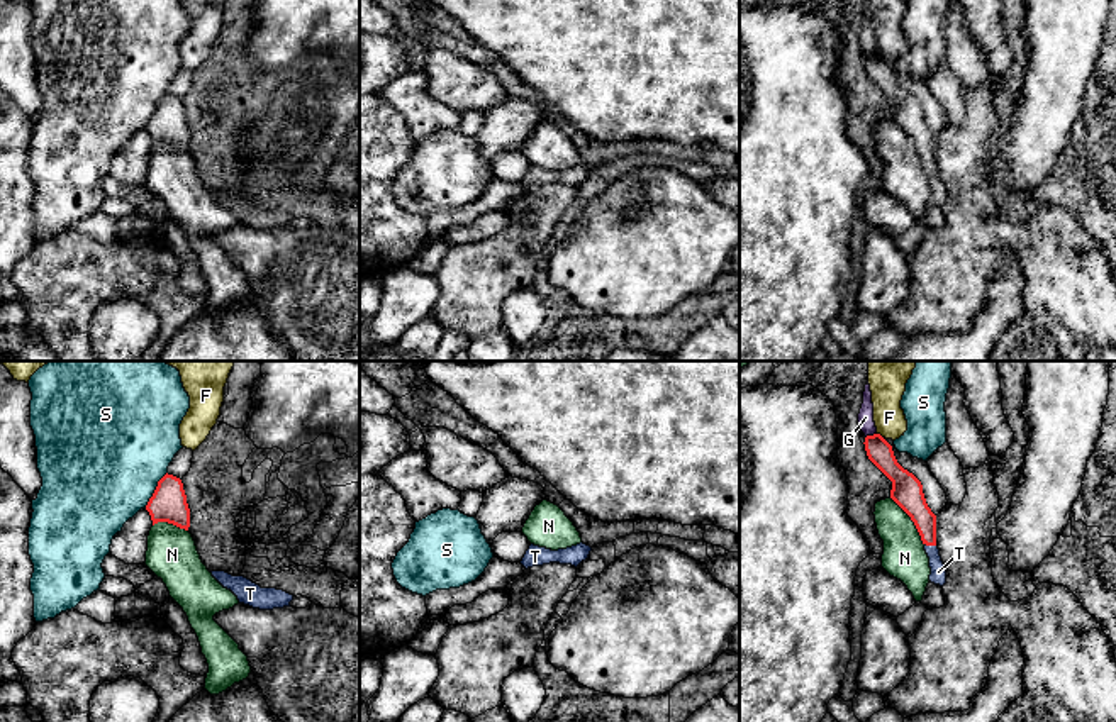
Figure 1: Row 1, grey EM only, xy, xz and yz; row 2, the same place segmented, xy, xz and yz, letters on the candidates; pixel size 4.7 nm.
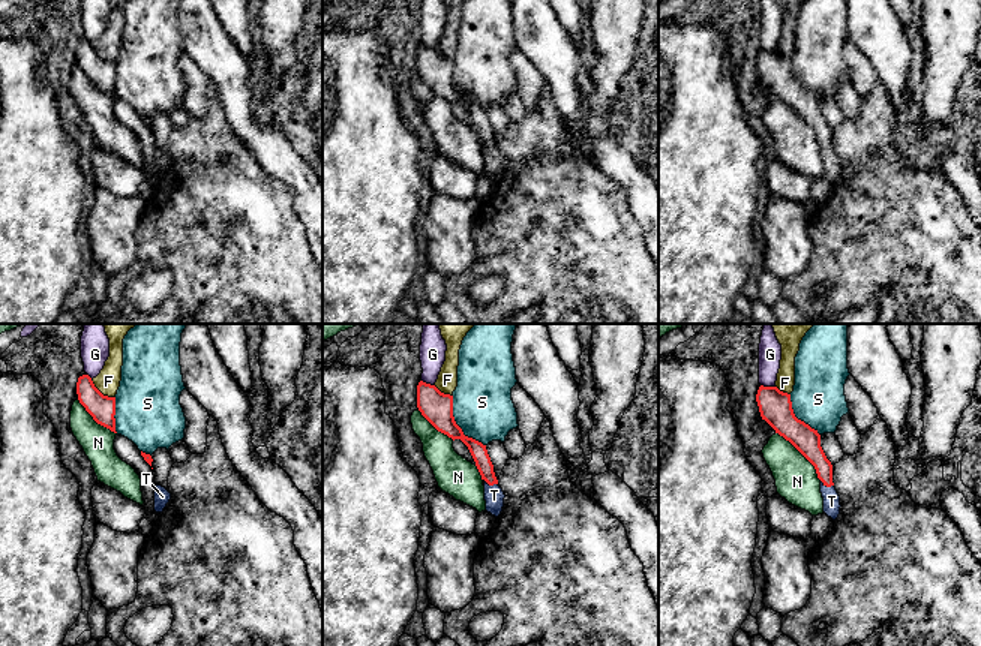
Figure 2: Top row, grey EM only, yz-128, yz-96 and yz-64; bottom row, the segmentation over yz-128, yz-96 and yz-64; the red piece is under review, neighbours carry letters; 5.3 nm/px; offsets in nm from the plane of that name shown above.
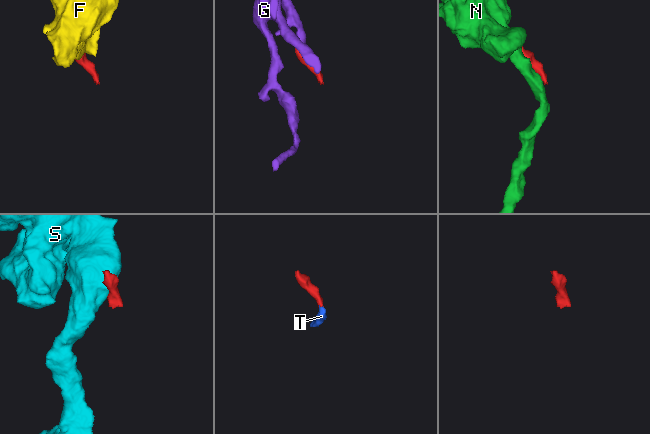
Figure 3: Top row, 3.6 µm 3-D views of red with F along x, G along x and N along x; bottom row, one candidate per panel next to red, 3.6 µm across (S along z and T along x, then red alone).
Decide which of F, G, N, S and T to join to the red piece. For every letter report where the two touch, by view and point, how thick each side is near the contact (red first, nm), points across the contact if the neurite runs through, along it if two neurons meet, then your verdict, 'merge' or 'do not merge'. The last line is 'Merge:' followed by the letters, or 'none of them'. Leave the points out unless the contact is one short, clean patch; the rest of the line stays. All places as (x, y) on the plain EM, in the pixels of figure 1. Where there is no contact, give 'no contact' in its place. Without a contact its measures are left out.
F: contact yz (881, 56); calibres 120 and 150 nm; border yz (877, 53), (882, 58); do not merge
G: contact yz (869, 56); calibres 120 and 80 nm; border yz (874, 53), (865, 58); do not merge
N: contact yz (911, 139); calibres 150 and 200 nm; do not merge
S: contact xy (155, 111); calibres 180 and 500 nm; border xy (167, 92), (145, 127); do not merge
T: contact yz (930, 165); calibres 140 and 80 nm; way yz (909, 117), (926, 144), (930, 165), (938, 192); merge
Merge: T

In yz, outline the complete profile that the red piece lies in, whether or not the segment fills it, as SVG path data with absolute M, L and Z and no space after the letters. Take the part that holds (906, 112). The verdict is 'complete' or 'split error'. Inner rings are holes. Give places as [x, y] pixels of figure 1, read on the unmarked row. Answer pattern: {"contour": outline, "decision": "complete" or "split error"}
{"contour": "M880 54L867 56L863 64L868 80L892 102L890 119L911 137L921 156L929 178L929 202L943 207L946 188L936 166L936 136L926 124L921 102L897 83L892 66Z", "decision": "split error"}

